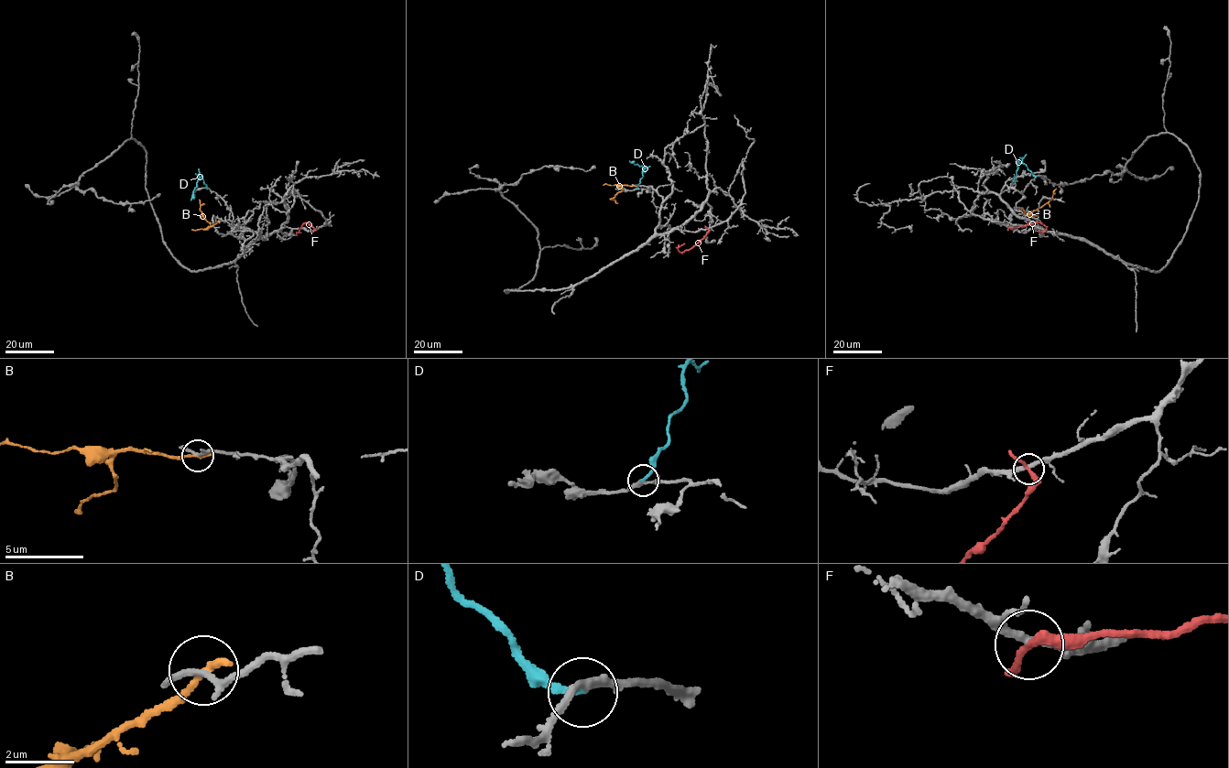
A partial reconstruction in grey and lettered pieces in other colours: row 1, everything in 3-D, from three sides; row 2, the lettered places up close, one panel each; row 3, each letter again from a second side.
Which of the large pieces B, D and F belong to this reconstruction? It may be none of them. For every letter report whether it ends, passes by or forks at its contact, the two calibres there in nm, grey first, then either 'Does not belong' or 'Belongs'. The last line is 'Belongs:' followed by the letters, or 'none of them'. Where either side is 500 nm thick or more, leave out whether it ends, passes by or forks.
B: It ends there. Thickness 240 nm (grey) against 260 nm. Does not belong
D: It ends there. Thickness 240 nm (grey) against 200 nm. Belongs
F: It passes by. Thickness 240 nm (grey) against 240 nm. Does not belong
Belongs: D

